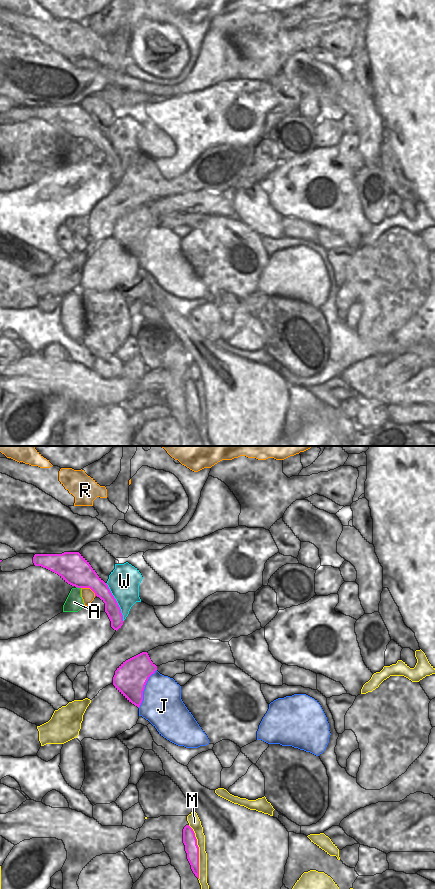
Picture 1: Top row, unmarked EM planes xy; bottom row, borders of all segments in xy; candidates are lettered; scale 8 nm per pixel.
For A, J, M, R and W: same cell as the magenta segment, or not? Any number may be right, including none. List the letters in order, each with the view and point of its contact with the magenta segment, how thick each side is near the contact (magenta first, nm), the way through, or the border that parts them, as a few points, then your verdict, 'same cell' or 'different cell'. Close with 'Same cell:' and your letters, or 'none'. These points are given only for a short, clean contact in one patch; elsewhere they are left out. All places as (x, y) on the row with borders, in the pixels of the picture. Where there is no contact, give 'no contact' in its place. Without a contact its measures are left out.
A: meets magenta in xy at (78, 587); 240 nm thick on the magenta side, 140 nm on the other; border along xy (76, 586), (80, 588); different cell
J: meets magenta in xy at (144, 688); 260 nm thick on the magenta side, 320 nm on the other; different cell
M: meets magenta in xy at (198, 852); 110 nm thick on the magenta side, 100 nm on the other; different cell
R: meets magenta in xy at (89, 587); 240 nm thick on the magenta side, 100 nm on the other; different cell
W: meets magenta in xy at (116, 602); 120 nm thick on the magenta side, 240 nm on the other; border along xy (105, 583), (120, 609), (123, 621); different cell
Same cell: none

